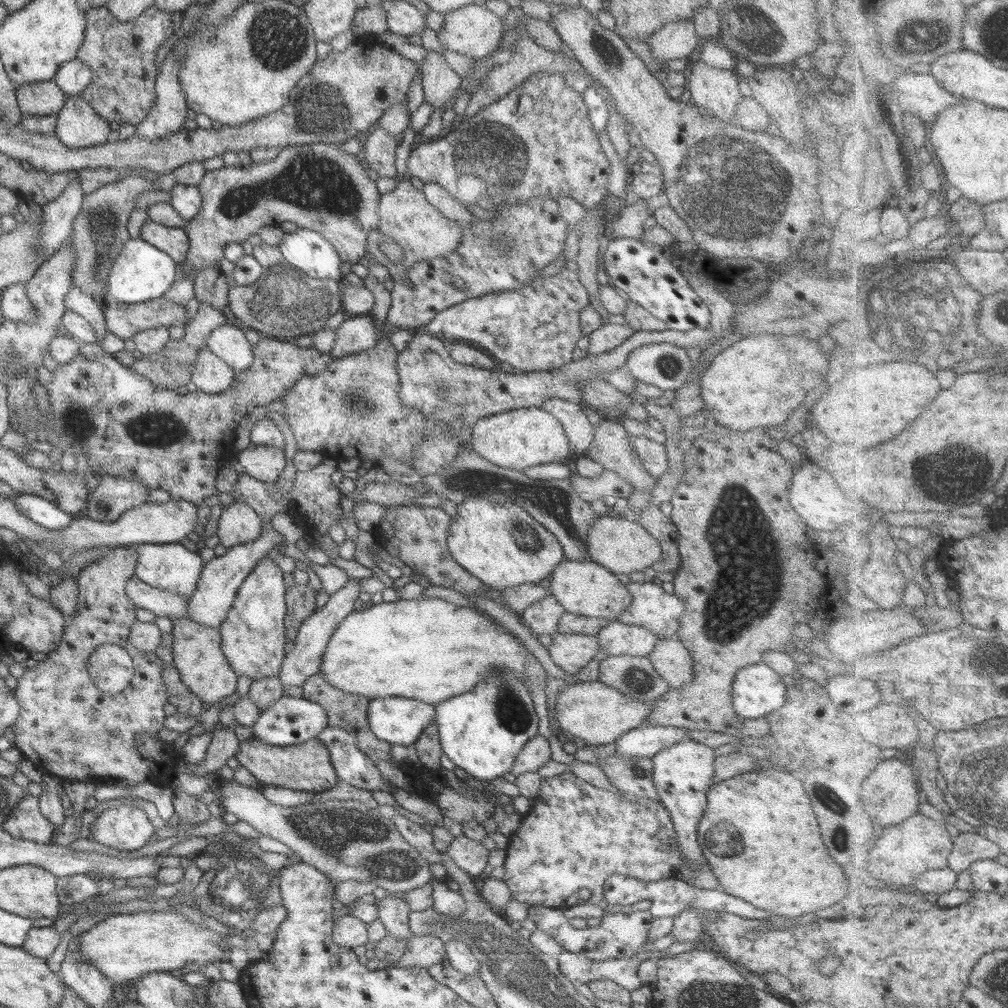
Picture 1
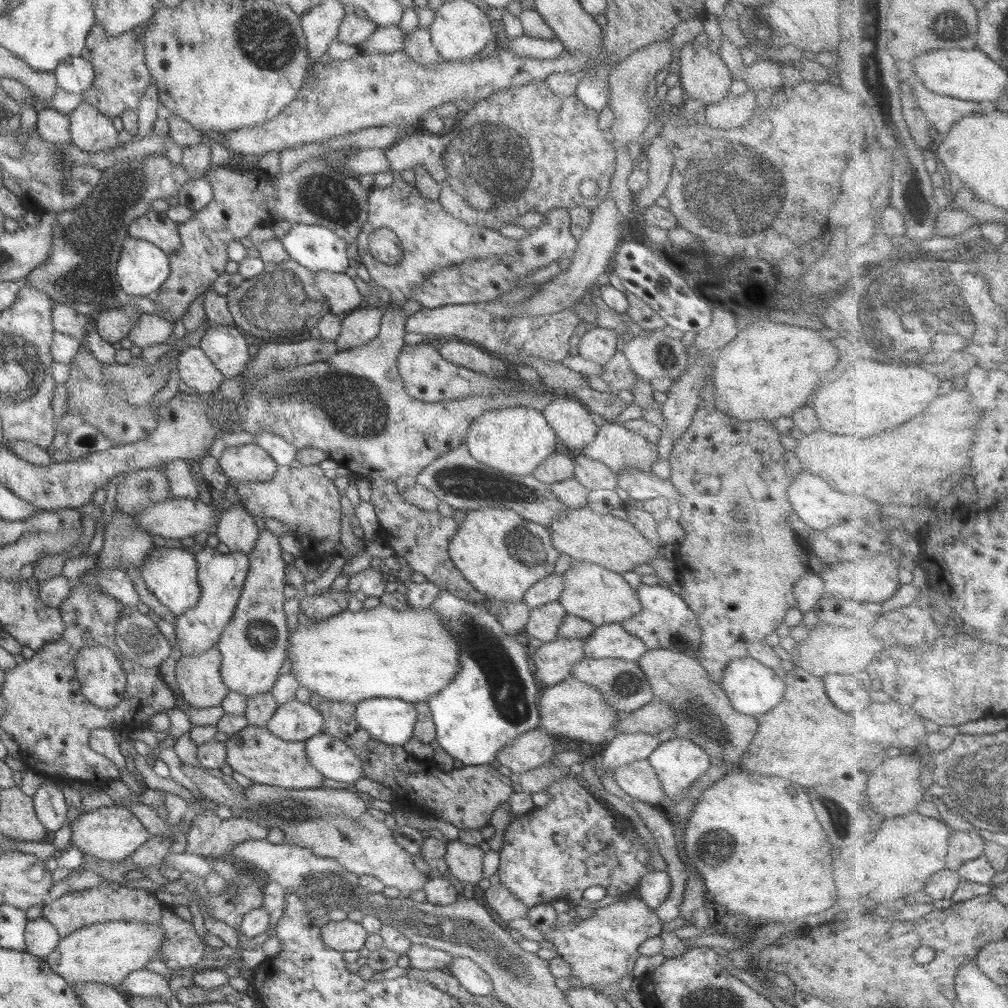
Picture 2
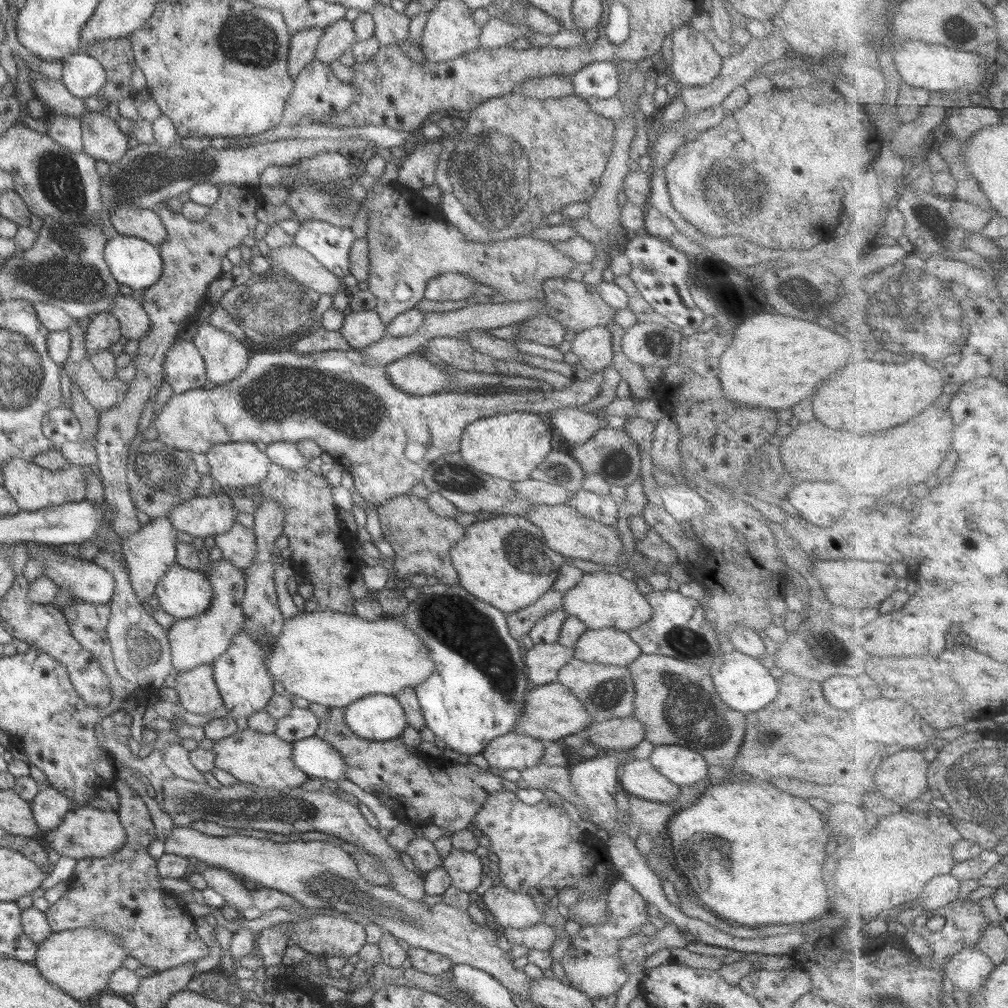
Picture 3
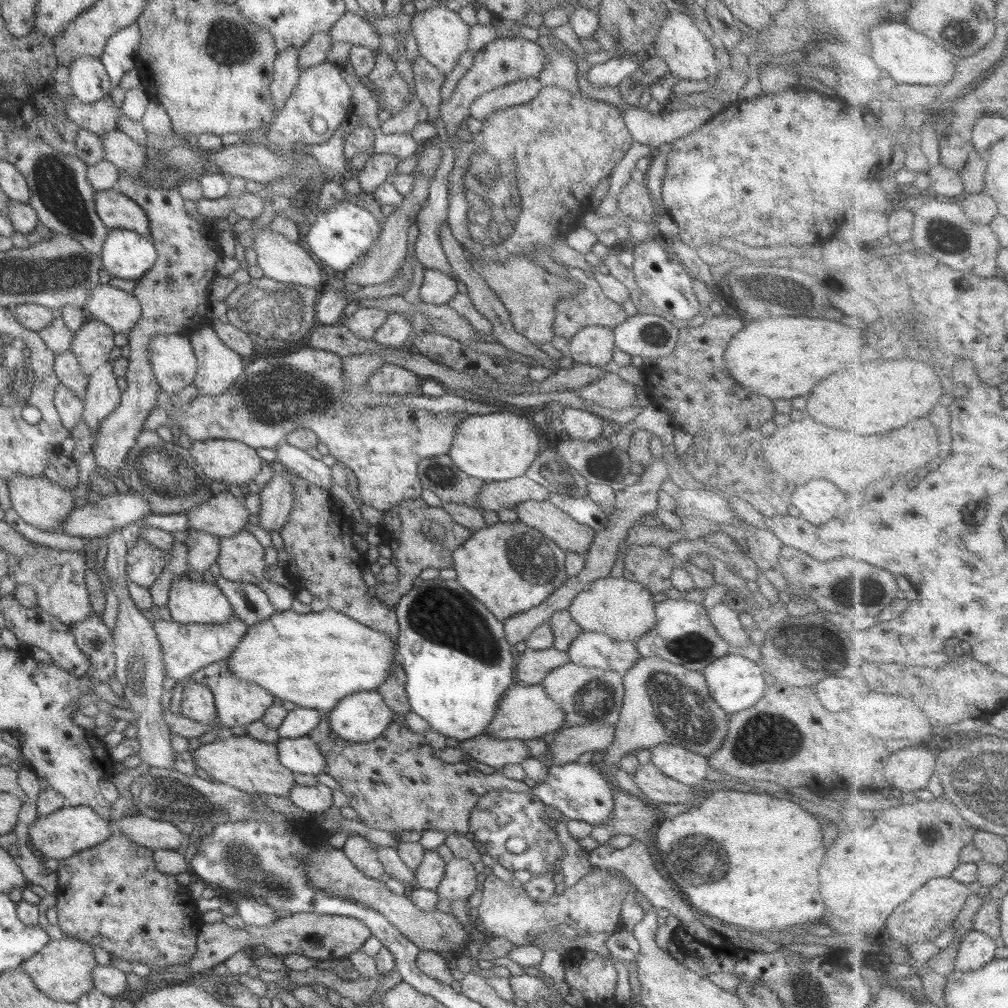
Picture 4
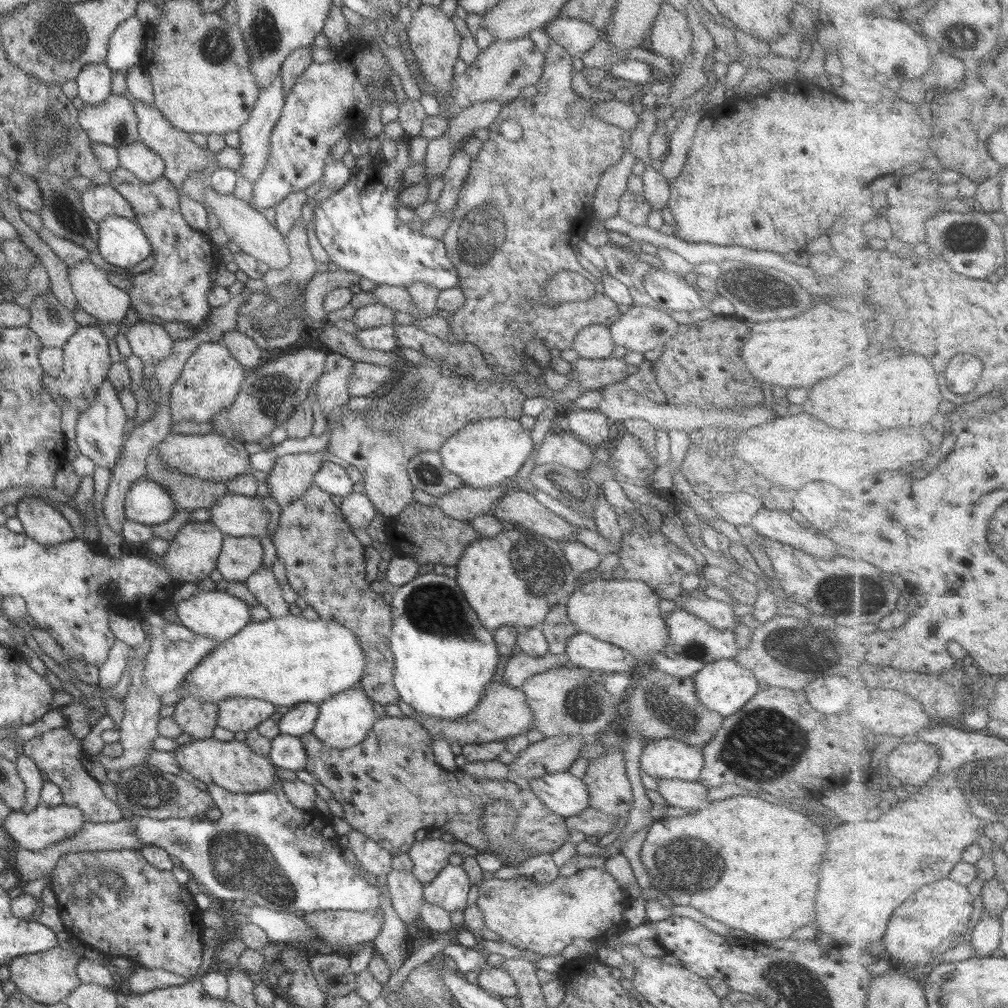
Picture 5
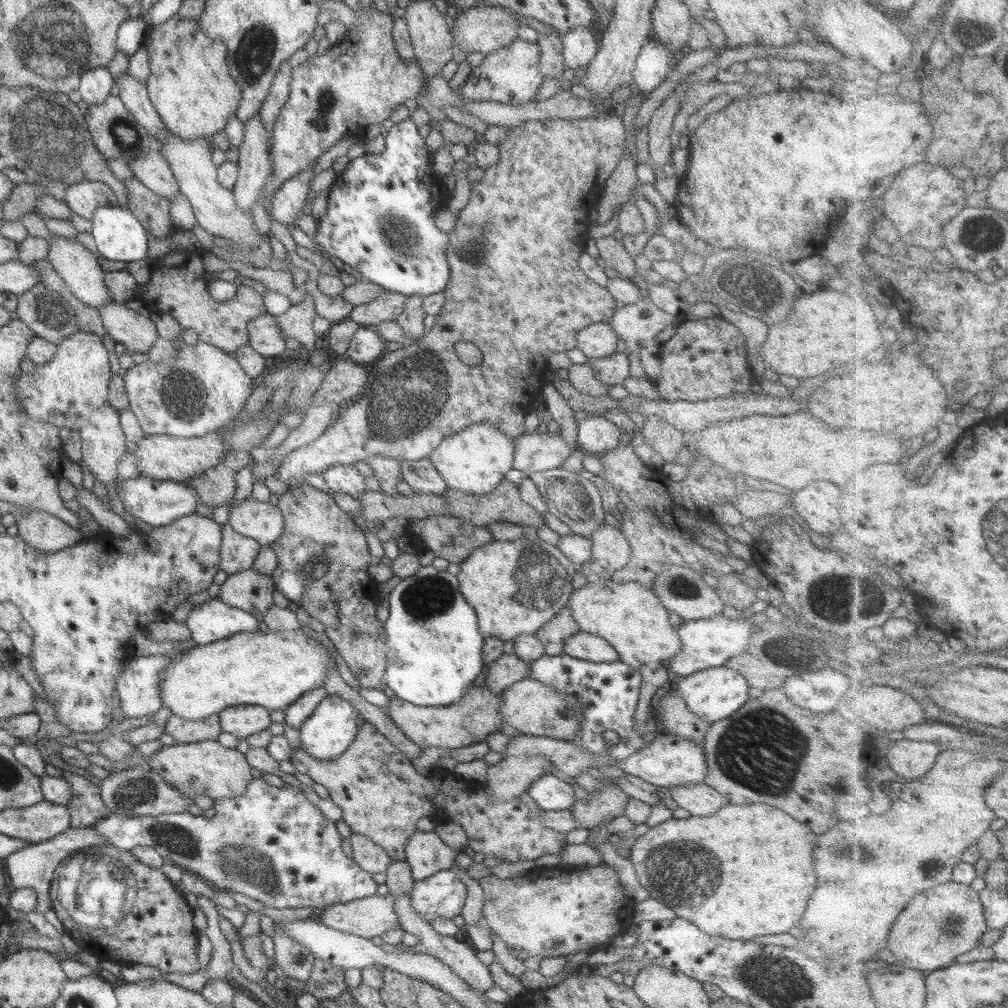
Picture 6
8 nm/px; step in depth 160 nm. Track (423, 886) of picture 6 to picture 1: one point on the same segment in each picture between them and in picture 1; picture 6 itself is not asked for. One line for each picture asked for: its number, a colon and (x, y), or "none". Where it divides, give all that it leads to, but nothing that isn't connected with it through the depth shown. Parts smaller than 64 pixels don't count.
1: (471, 856)
2: (464, 861)
3: (465, 868)
4: (459, 881)
5: (449, 890)

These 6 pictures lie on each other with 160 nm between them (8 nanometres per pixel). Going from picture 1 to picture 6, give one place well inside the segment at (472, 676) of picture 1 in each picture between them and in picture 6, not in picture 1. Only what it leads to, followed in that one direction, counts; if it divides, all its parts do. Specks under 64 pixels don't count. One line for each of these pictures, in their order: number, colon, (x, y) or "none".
2: (350, 657)
3: (326, 657)
4: (315, 659)
5: (286, 661)
6: (267, 668)

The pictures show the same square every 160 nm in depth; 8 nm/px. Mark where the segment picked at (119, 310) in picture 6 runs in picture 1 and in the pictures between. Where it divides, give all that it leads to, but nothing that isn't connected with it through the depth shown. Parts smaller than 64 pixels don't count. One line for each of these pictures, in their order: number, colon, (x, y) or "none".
1: (210, 374)
2: (197, 370)
3: (184, 368)
4: (173, 362)
5: (148, 341)

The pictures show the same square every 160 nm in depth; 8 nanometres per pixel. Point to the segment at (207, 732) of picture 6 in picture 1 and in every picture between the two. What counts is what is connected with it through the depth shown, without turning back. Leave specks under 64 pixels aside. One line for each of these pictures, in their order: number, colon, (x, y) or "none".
1: (197, 655)
2: (200, 683)
3: (198, 693)
4: (197, 704)
5: (198, 719)

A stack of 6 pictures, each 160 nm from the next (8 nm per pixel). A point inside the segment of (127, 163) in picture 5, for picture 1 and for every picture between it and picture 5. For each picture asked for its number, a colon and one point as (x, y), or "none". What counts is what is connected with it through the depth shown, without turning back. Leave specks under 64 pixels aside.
1: (78, 126)
2: (91, 131)
3: (102, 139)
4: (122, 151)

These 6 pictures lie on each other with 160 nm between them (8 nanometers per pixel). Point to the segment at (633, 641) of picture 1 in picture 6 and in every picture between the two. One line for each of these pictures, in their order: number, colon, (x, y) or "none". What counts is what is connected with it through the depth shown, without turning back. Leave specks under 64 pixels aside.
2: (612, 640)
3: (609, 646)
4: (591, 649)
5: (584, 651)
6: (582, 645)

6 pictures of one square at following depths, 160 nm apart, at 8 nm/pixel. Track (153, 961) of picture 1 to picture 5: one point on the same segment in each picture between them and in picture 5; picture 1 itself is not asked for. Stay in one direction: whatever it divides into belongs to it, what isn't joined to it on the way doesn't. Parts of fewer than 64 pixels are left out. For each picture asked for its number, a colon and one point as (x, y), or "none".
2: (105, 953)
3: (80, 962)
4: (62, 971)
5: (48, 977)

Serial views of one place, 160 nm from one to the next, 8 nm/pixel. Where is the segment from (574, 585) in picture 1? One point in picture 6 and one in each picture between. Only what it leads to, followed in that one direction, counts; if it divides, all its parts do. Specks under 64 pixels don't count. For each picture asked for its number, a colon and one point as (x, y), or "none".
2: (591, 592)
3: (600, 600)
4: (624, 610)
5: (626, 613)
6: (631, 618)

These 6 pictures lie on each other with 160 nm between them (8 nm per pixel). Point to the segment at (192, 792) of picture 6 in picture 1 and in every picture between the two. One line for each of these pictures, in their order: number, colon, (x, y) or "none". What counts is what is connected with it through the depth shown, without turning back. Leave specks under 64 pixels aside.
1: (306, 766)
2: (255, 752)
3: (260, 760)
4: (243, 762)
5: (231, 765)

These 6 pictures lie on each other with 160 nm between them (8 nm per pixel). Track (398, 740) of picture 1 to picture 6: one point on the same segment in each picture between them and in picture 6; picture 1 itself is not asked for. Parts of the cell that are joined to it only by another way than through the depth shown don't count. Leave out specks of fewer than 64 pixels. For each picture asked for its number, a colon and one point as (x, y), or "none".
2: (389, 720)
3: (376, 717)
4: (361, 717)
5: (344, 720)
6: (333, 726)

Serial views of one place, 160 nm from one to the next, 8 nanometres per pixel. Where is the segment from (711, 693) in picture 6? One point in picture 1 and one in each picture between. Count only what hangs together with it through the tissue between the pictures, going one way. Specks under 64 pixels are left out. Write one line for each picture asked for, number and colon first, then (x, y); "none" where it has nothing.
1: (757, 690)
2: (753, 689)
3: (744, 684)
4: (736, 683)
5: (723, 686)

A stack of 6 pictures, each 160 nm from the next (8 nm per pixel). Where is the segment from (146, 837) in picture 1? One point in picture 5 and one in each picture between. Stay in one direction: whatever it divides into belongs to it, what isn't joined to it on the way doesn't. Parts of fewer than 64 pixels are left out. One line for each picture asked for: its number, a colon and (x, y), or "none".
2: (113, 833)
3: (85, 832)
4: (59, 835)
5: (45, 826)

